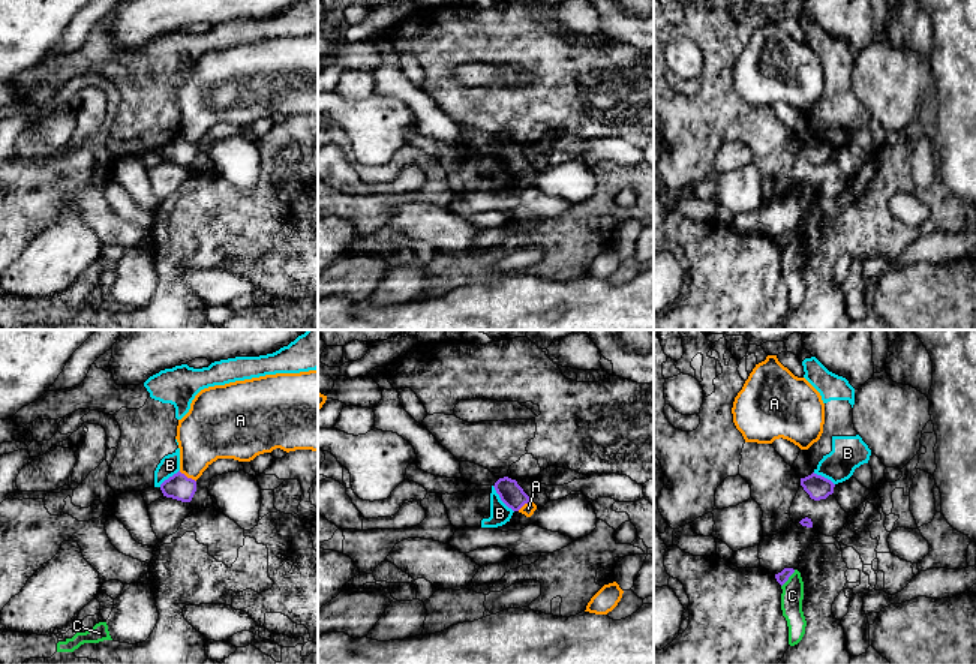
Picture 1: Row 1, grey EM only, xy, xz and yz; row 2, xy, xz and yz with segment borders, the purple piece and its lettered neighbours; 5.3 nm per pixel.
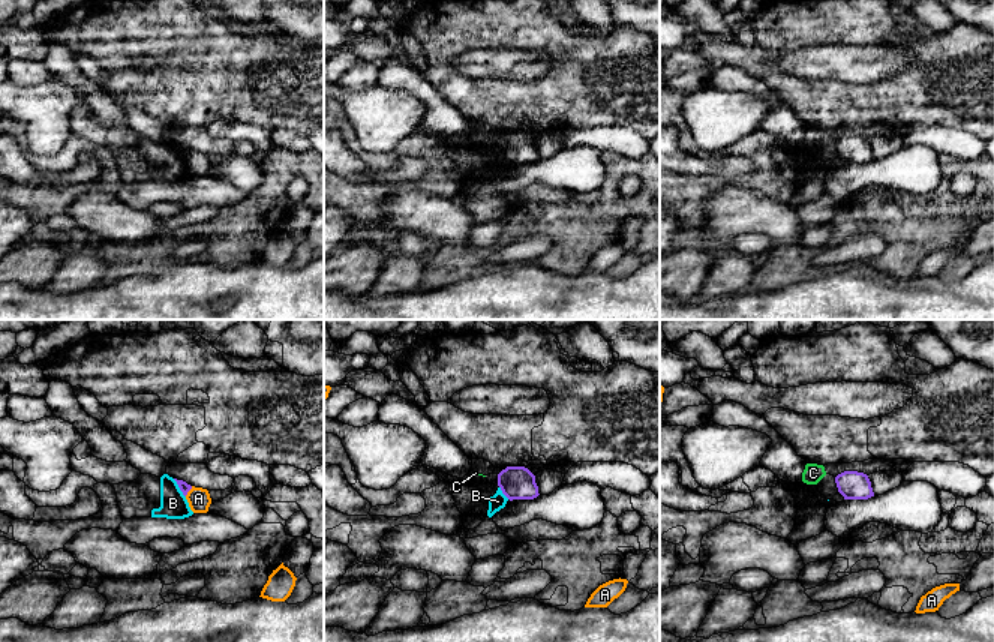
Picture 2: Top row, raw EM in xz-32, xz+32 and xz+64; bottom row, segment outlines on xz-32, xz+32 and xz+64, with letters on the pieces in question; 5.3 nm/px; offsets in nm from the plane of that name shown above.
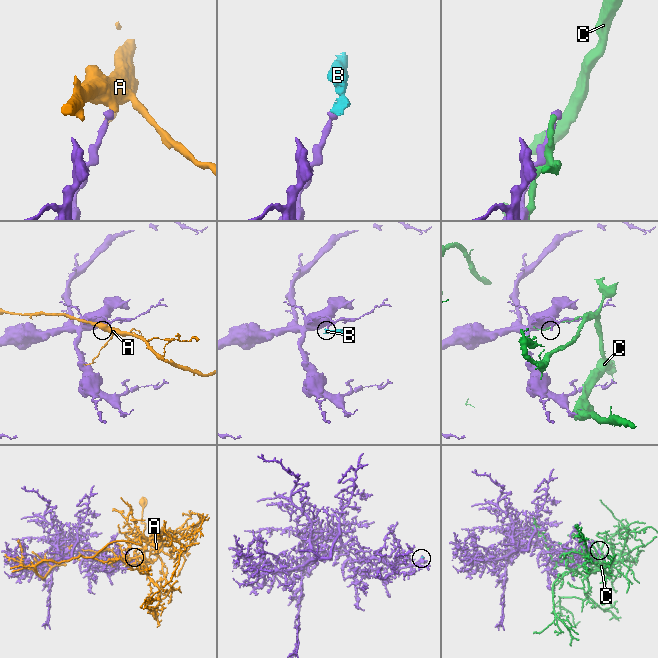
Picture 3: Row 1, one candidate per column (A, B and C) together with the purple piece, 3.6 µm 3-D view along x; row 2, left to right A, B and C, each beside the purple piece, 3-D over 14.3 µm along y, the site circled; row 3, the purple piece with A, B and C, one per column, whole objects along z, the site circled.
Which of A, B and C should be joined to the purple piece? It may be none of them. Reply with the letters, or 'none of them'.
none of them

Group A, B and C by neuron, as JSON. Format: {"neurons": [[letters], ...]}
{"neurons": [["A"], ["B"], ["C"]]}

